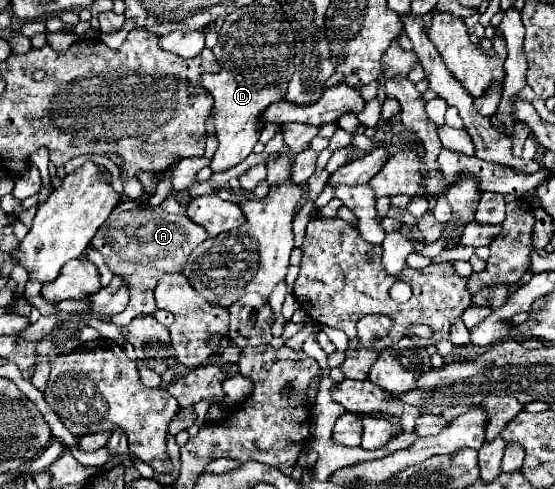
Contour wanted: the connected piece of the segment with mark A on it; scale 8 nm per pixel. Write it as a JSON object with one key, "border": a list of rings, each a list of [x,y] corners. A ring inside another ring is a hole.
{"border":[[[128,200],[120,202],[108,216],[106,224],[98,228],[92,240],[92,246],[102,252],[104,262],[112,270],[112,274],[120,276],[128,284],[130,302],[124,312],[112,318],[112,322],[118,326],[126,326],[138,314],[154,314],[156,312],[154,288],[158,280],[164,278],[164,274],[180,272],[190,252],[206,238],[208,238],[206,230],[194,224],[184,212],[168,214],[160,206],[150,206],[148,202],[140,204],[138,208],[134,206],[130,210]]]}

